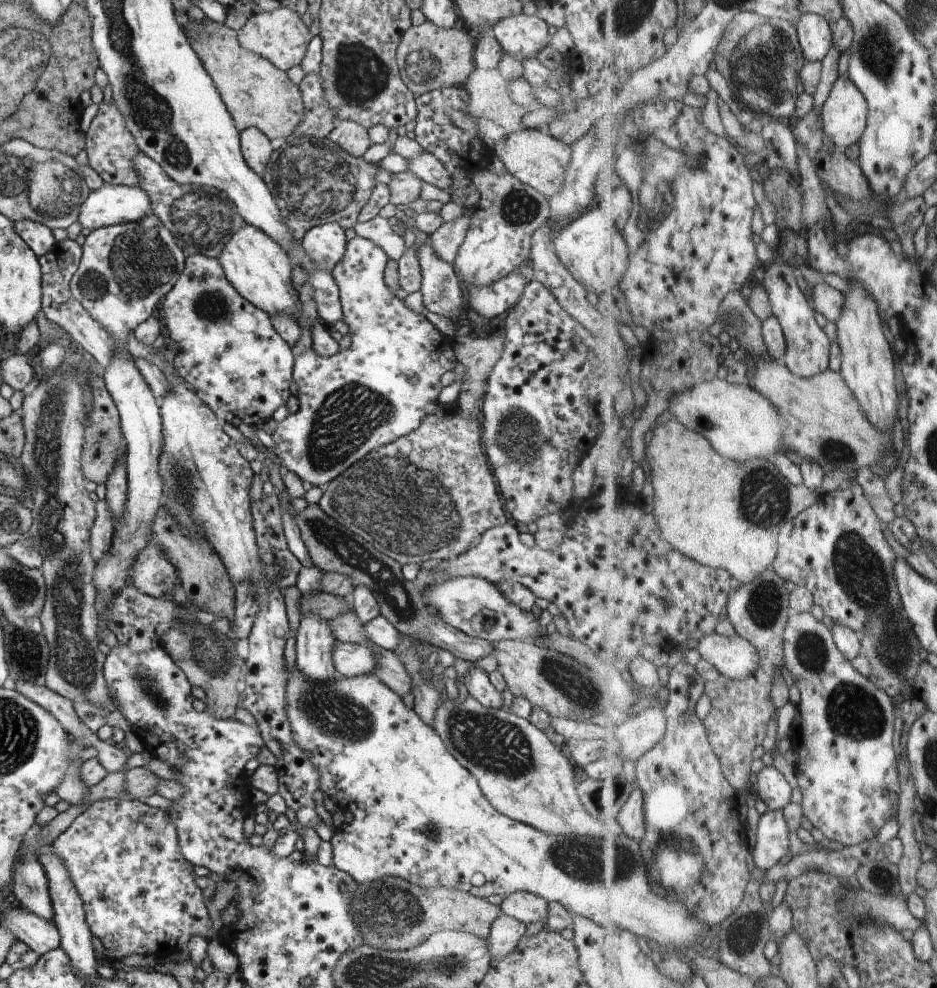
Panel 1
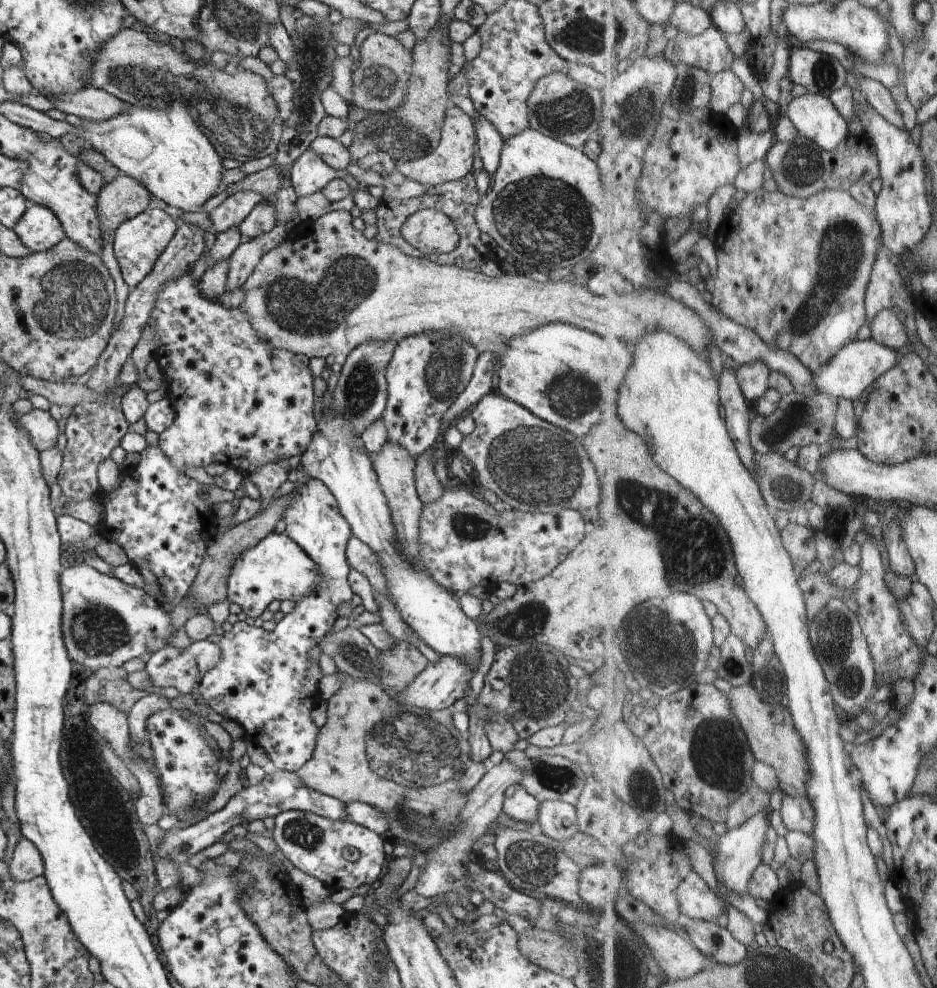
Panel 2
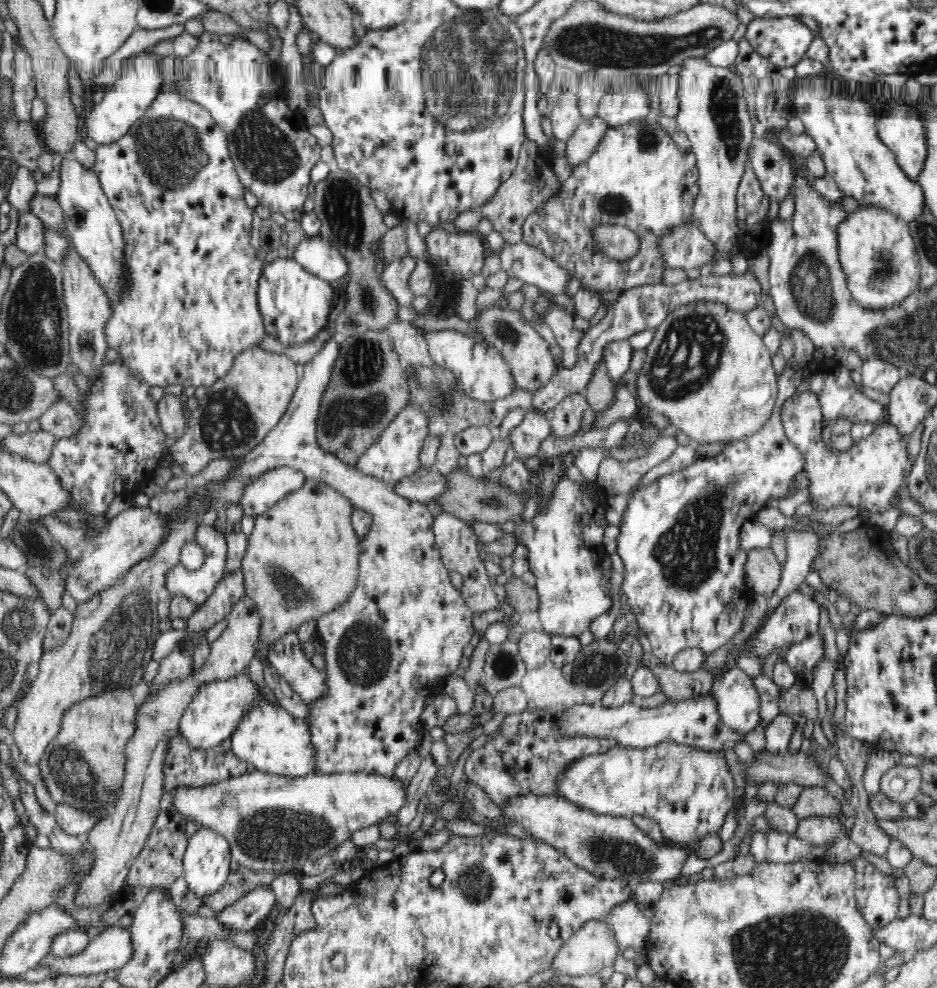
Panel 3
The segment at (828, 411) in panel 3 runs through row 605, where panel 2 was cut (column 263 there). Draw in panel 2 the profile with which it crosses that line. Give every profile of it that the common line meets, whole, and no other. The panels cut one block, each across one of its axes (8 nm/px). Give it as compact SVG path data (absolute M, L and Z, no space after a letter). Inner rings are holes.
M310 479L303 485L300 485L292 492L293 500L289 501L289 506L284 514L284 522L286 522L286 531L285 533L290 539L293 539L296 542L296 545L317 565L319 569L319 574L321 575L321 581L319 582L319 586L313 593L307 595L304 599L300 599L294 606L294 612L290 612L290 614L286 614L278 625L272 632L267 632L262 628L256 628L256 626L252 625L251 621L246 622L236 622L234 624L232 630L230 632L224 632L222 636L222 640L218 643L220 659L219 664L215 665L208 671L204 672L204 676L202 676L202 680L198 686L198 695L201 695L206 704L208 704L212 710L217 712L219 715L226 719L231 719L238 723L242 729L244 729L244 739L252 744L256 744L259 747L262 747L266 751L266 755L268 755L269 759L274 763L274 766L277 770L280 771L298 771L300 767L302 767L306 762L310 761L312 758L315 747L317 746L319 728L312 721L312 711L318 705L320 701L319 696L319 683L323 678L322 670L319 666L319 662L315 661L311 657L311 651L319 646L319 643L332 631L334 627L335 621L338 618L338 606L343 602L348 602L352 599L353 593L350 589L348 583L348 576L351 567L349 566L345 551L347 548L347 543L349 542L351 529L348 525L348 522L342 517L342 514L339 512L337 501L333 498L333 495L330 493L330 490L318 479Z

